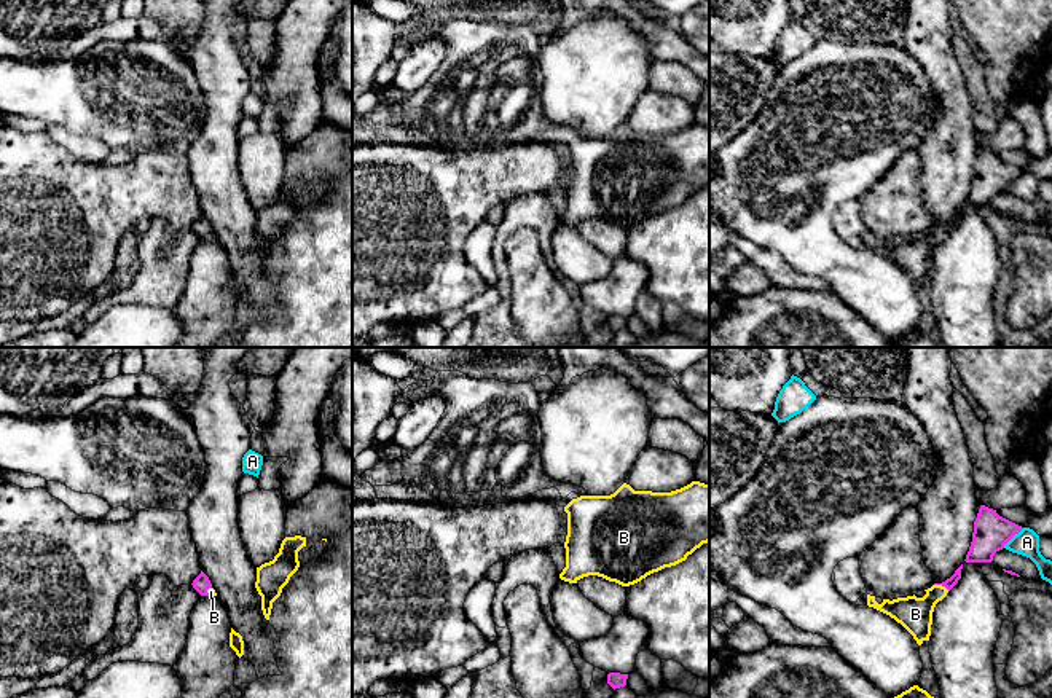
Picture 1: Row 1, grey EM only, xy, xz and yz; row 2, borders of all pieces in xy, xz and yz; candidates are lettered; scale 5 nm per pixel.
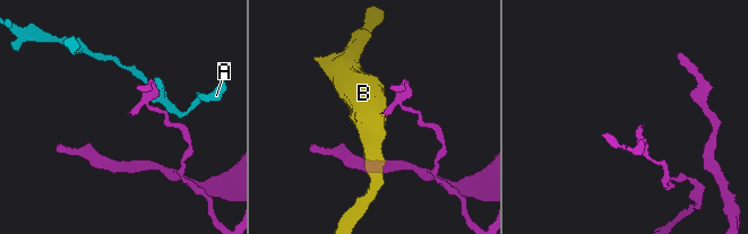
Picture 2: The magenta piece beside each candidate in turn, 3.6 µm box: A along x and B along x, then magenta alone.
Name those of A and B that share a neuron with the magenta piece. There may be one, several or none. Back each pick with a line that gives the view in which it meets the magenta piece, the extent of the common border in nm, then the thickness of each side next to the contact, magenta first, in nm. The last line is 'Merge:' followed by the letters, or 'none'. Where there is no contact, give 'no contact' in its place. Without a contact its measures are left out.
Merge: none

